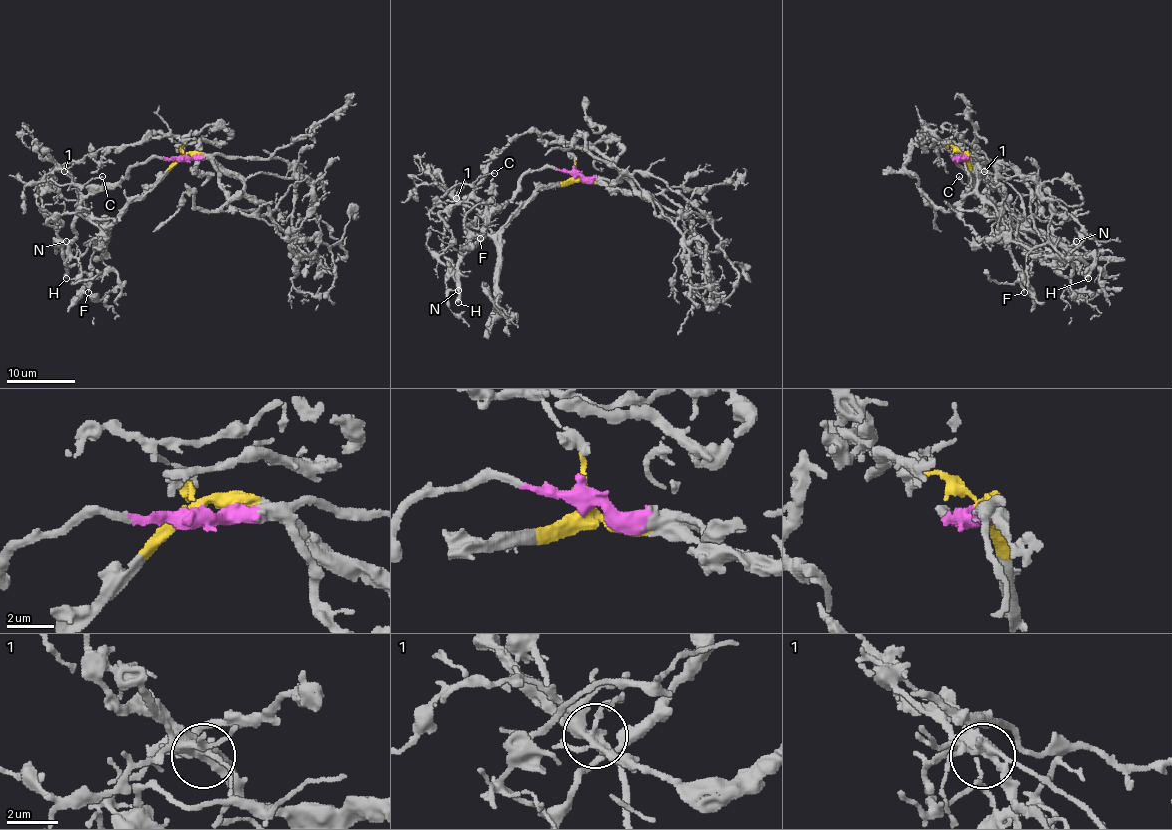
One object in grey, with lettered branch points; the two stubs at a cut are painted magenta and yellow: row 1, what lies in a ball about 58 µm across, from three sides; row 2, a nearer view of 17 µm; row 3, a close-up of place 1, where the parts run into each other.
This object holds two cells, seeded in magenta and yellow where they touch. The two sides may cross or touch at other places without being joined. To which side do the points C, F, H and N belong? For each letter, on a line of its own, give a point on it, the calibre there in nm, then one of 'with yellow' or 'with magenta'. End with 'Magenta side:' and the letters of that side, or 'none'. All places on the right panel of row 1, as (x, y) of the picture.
C: (959, 176) | 150 nm | with magenta
F: (1024, 292) | 140 nm | with magenta
H: (1088, 278) | 400 nm | with magenta
N: (1076, 241) | 130 nm | with magenta
Magenta side: C, F, H, N

